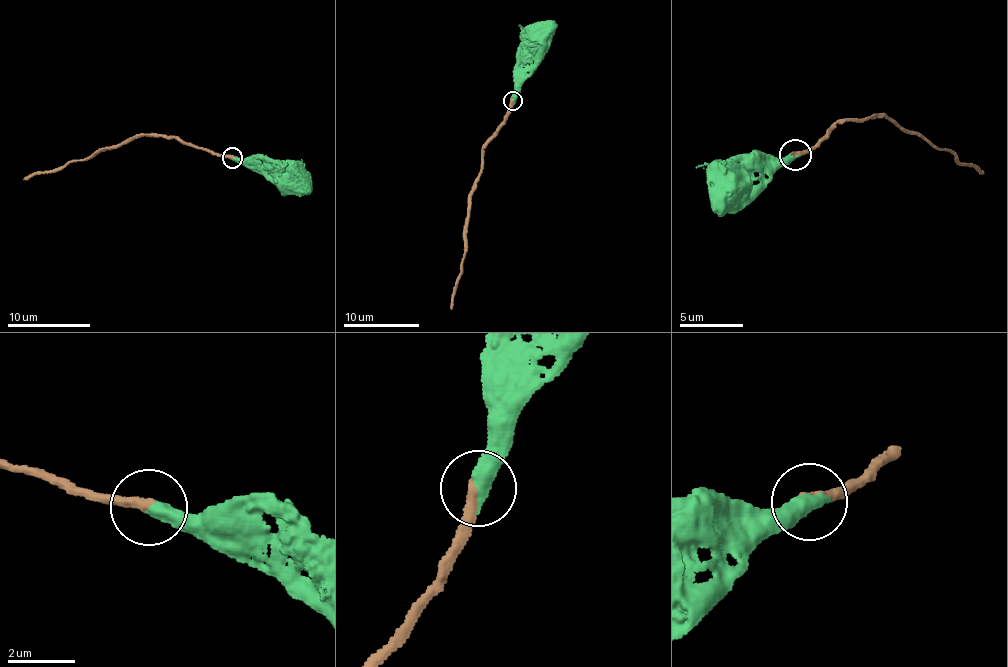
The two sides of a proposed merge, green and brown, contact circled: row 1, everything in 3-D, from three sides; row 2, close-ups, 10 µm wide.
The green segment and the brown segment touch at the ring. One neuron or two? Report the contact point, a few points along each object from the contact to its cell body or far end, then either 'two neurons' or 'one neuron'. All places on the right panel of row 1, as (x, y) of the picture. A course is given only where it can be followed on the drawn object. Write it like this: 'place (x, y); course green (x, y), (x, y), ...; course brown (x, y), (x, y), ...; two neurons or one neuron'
place (795, 155); course green (795, 154), (765, 160), (759, 179), (720, 182), (718, 192), (727, 192); course brown (793, 154), (809, 153), (819, 147), (838, 123), (885, 114), (935, 148), (955, 152), (961, 164), (983, 172); one neuron

